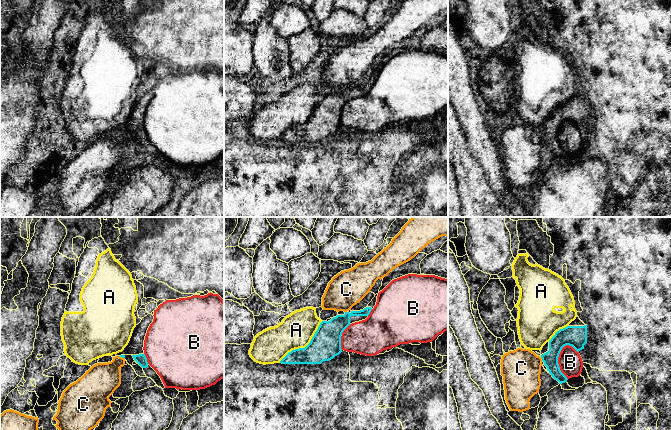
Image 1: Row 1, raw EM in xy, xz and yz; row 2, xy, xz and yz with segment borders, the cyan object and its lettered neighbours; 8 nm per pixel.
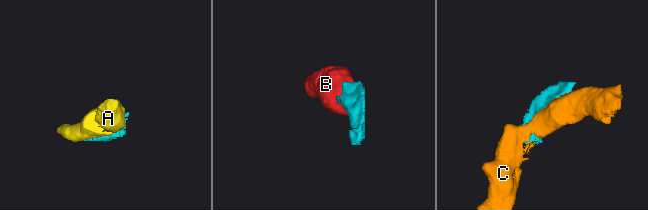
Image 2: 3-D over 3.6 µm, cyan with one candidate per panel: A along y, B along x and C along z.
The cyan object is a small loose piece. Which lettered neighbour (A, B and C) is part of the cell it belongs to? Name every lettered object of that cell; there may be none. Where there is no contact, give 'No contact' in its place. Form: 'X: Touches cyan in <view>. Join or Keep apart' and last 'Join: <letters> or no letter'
A: Touches cyan in xz. Keep apart
B: Touches cyan in yz. Join
C: Touches cyan in yz. Keep apart
Join: B

